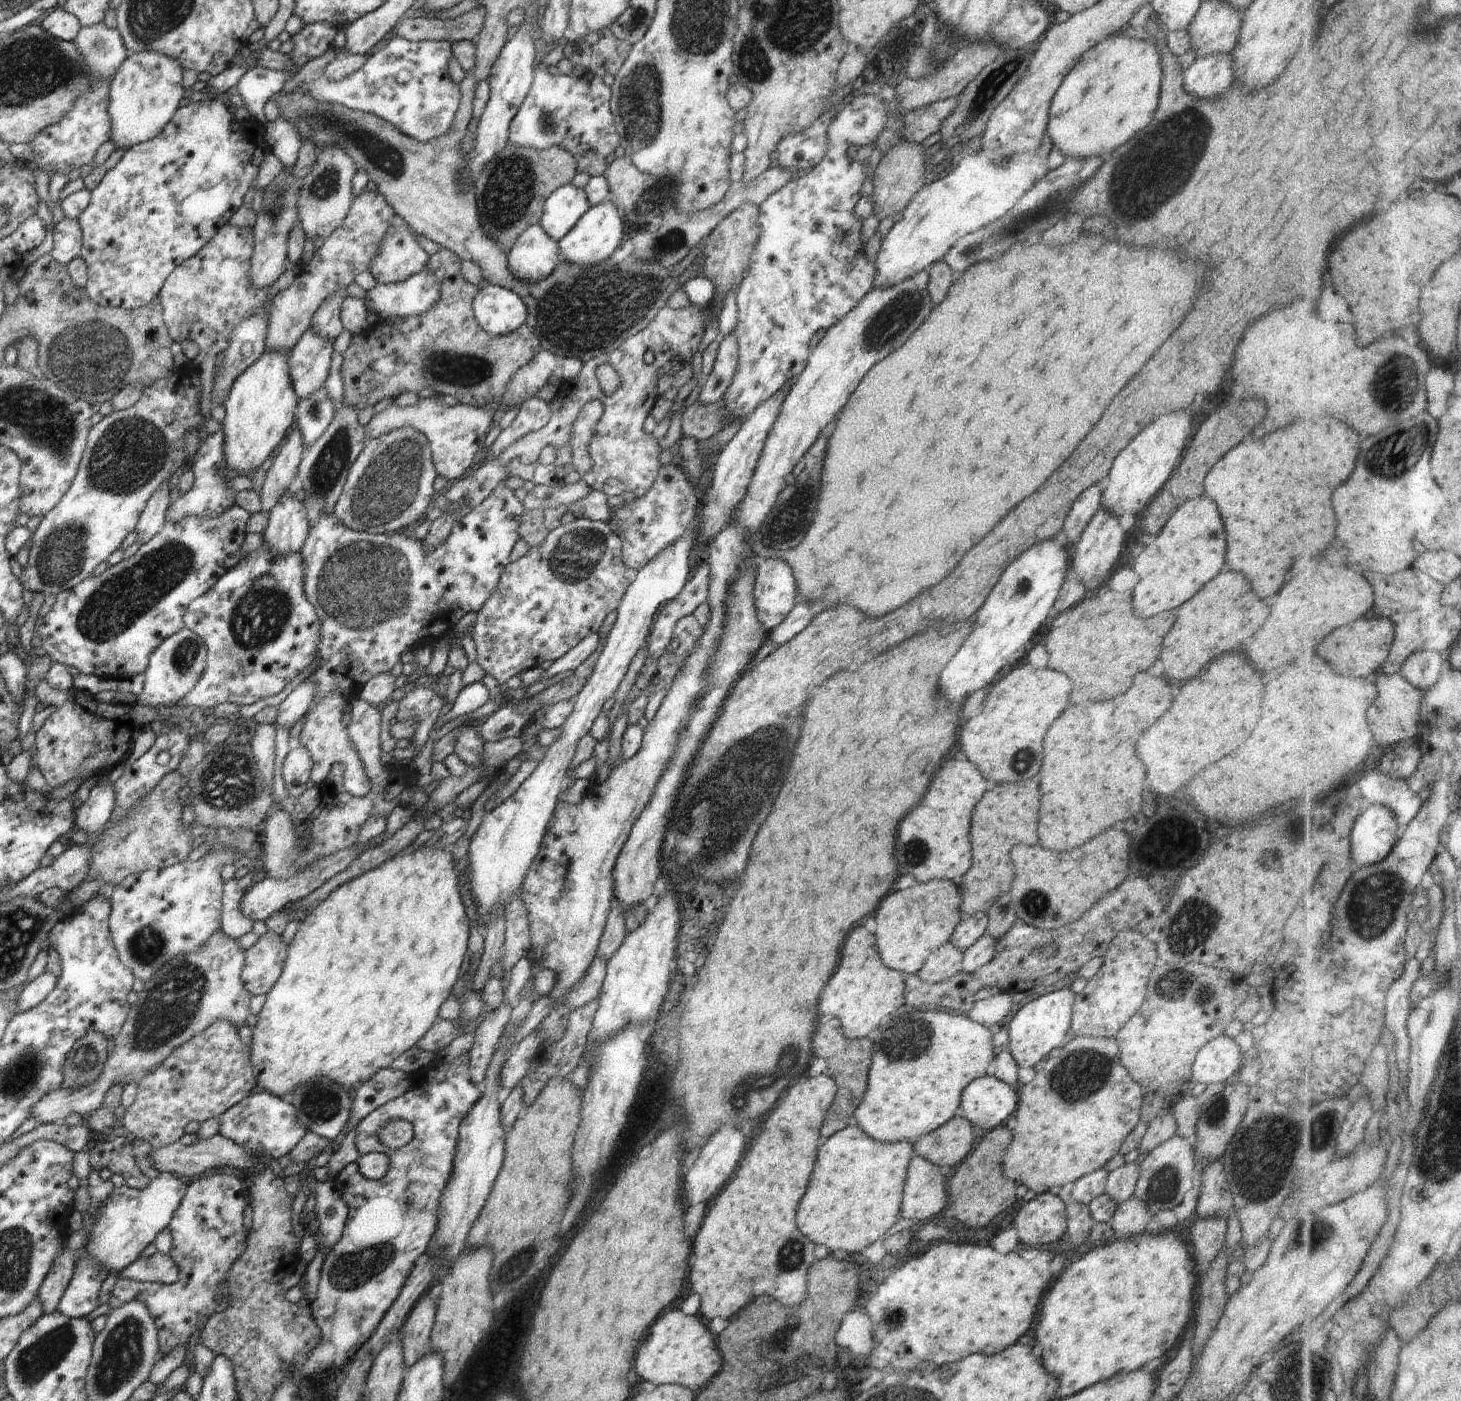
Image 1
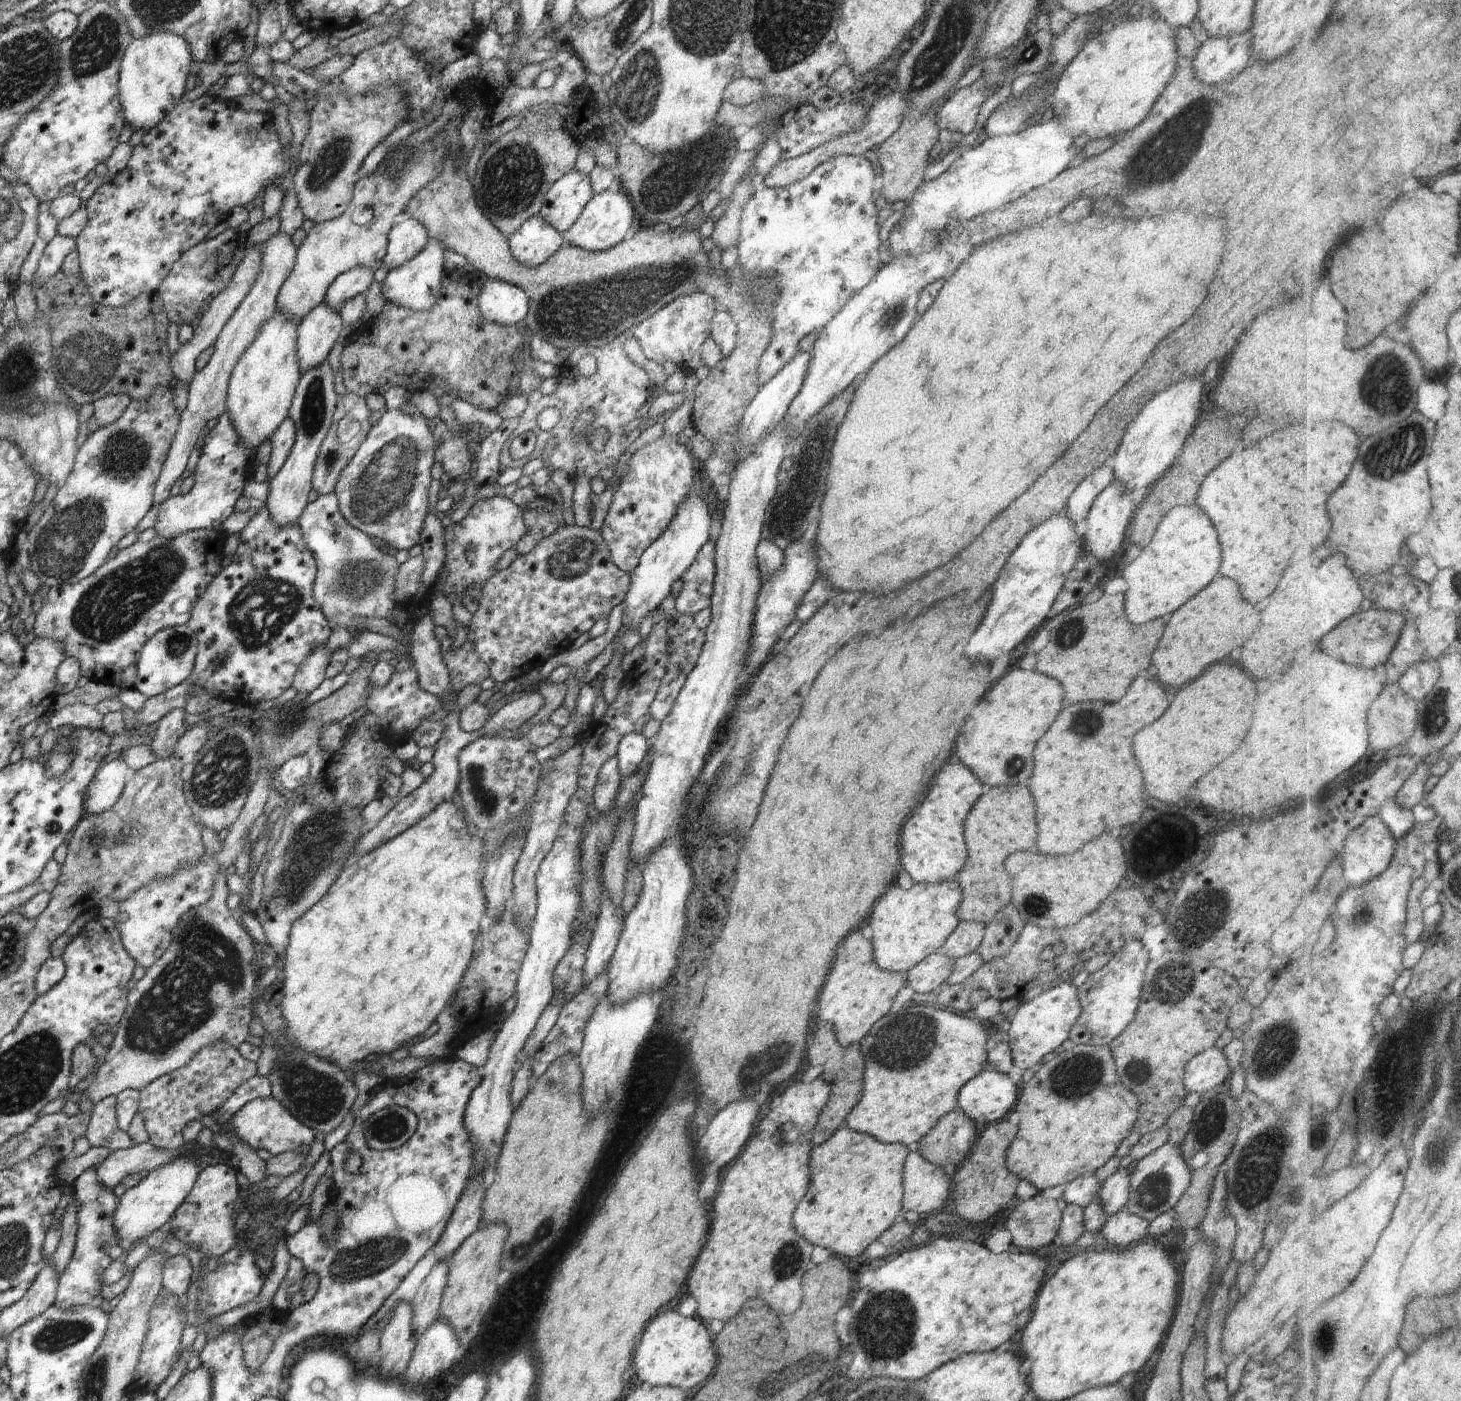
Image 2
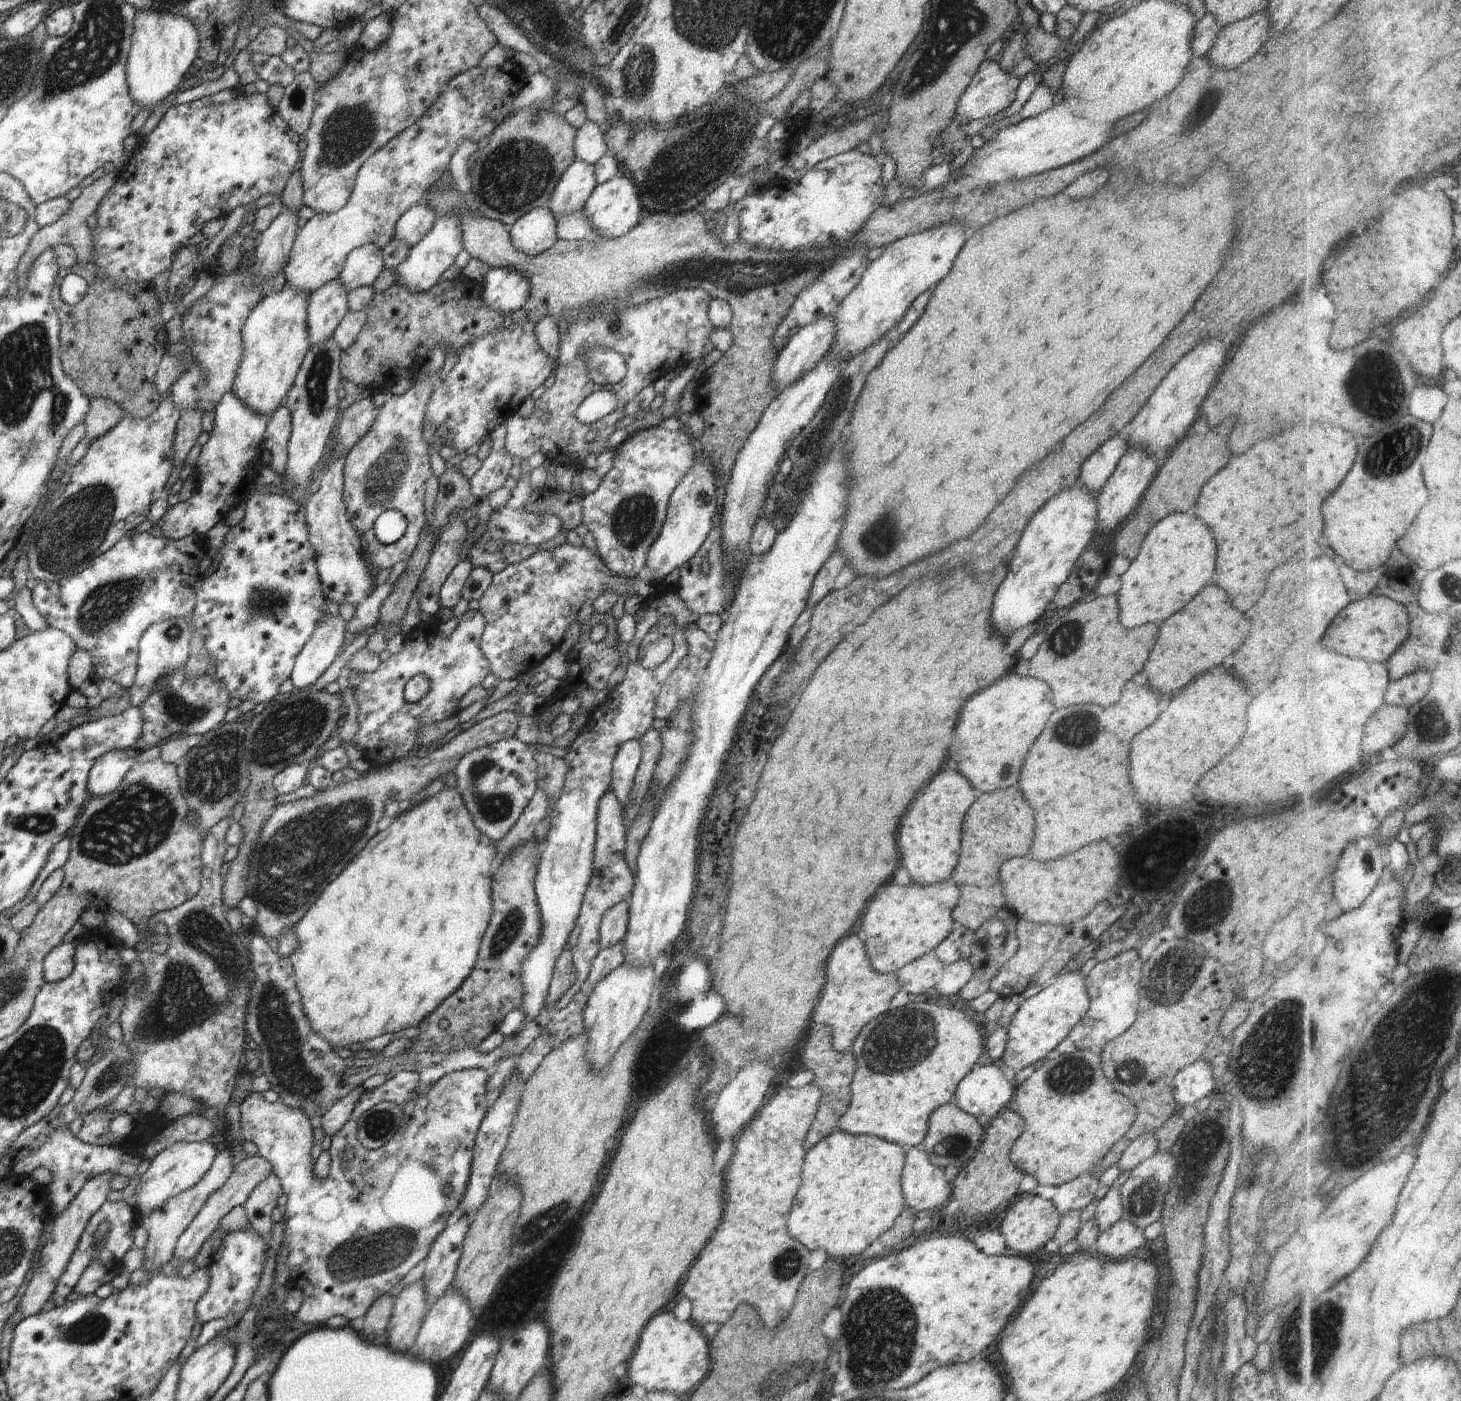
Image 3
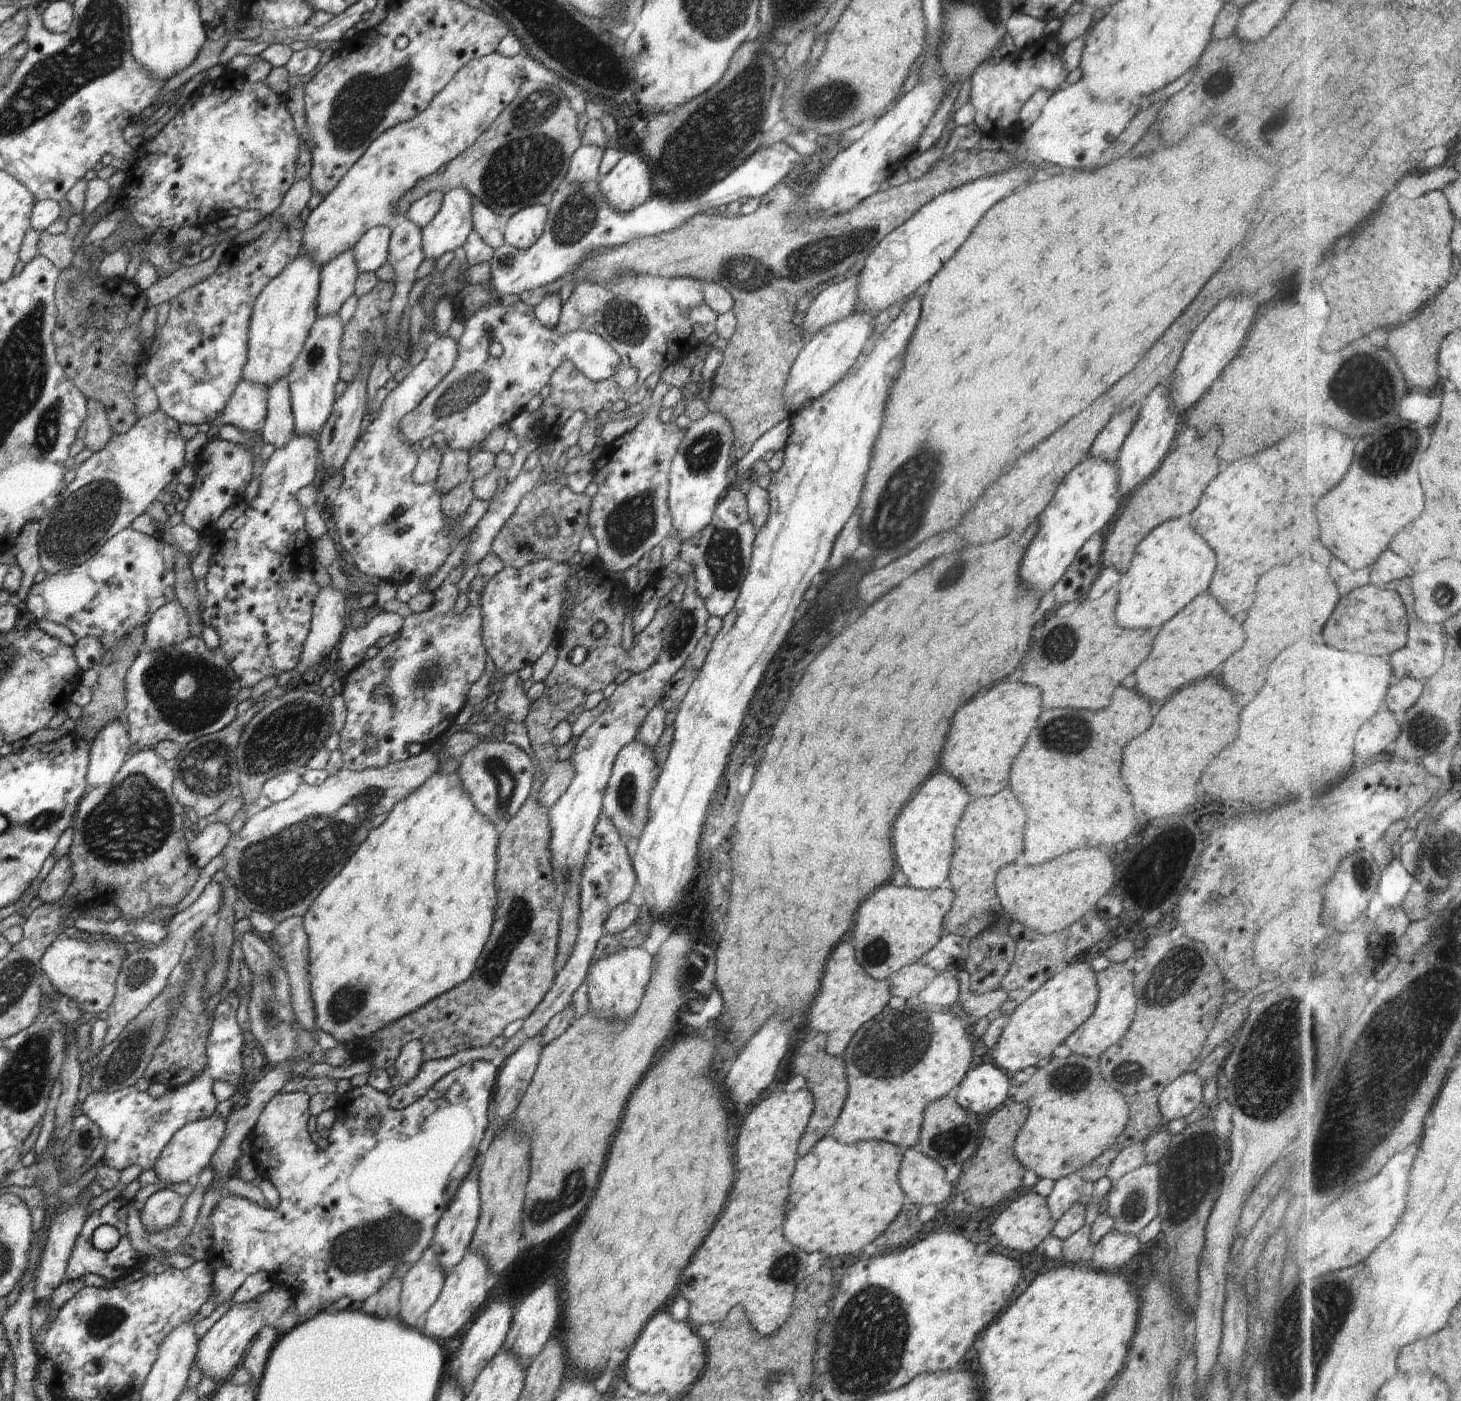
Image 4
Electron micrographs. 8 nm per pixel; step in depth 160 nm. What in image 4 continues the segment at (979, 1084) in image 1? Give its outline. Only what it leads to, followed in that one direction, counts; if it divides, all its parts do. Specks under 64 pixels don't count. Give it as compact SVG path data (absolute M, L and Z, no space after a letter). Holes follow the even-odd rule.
M980 1064L970 1069L953 1092L953 1097L965 1110L973 1114L988 1114L1004 1104L1012 1078L994 1064Z

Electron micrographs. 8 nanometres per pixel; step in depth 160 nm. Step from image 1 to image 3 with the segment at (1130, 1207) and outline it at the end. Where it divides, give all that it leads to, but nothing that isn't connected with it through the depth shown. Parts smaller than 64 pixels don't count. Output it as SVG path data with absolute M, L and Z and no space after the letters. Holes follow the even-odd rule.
M1120 1219L1112 1226L1099 1232L1097 1238L1097 1254L1110 1259L1126 1259L1138 1252L1140 1246L1146 1244L1143 1229L1129 1220Z

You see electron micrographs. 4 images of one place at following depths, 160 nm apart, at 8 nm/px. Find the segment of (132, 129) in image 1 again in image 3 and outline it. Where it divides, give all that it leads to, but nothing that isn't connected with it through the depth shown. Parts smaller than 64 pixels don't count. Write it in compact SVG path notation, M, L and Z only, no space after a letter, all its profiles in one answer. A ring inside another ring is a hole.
M149 9L146 12L136 12L134 31L128 41L126 84L132 102L138 106L138 111L156 109L178 89L178 84L198 57L200 36L196 26L178 14Z

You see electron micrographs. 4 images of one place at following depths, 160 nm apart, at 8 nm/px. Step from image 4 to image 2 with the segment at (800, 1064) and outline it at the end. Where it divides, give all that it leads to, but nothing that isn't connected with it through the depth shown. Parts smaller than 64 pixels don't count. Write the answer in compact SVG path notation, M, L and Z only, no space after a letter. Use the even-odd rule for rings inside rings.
M829 1023L826 1026L818 1026L818 1030L814 1030L814 1035L810 1038L807 1047L806 1059L810 1061L811 1067L822 1066L822 1080L830 1088L828 1103L824 1104L812 1134L812 1144L816 1146L829 1140L840 1128L846 1127L845 1121L848 1117L848 1112L860 1102L860 1098L862 1098L864 1060L858 1043L846 1047L840 1046Z

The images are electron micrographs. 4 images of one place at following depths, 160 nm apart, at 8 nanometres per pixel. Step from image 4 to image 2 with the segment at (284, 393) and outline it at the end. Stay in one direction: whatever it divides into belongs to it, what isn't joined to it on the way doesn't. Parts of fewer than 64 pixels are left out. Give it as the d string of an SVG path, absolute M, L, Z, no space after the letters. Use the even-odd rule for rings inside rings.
M289 416L284 418L284 422L278 426L278 430L270 436L272 452L268 462L268 482L280 472L284 462L288 459L288 454L294 445L296 430L294 422Z

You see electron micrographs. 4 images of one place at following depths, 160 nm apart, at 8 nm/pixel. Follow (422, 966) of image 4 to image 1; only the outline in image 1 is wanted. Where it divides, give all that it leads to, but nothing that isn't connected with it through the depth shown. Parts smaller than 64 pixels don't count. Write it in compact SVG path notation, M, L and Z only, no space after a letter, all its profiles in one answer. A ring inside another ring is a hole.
M445 838L437 844L437 848L422 846L409 854L400 852L399 855L392 857L378 868L339 886L314 910L306 913L304 921L287 946L288 956L282 974L272 990L268 991L266 1001L256 1016L257 1022L253 1027L251 1044L248 1048L258 1086L274 1096L287 1099L299 1086L326 1077L346 1090L354 1091L356 1085L368 1082L368 1079L372 1078L380 1069L388 1069L393 1060L404 1054L404 1051L414 1048L424 1038L424 1034L438 1019L440 1006L453 991L458 976L460 976L460 966L462 966L464 954L468 948L470 922L464 911L458 881L451 846Z

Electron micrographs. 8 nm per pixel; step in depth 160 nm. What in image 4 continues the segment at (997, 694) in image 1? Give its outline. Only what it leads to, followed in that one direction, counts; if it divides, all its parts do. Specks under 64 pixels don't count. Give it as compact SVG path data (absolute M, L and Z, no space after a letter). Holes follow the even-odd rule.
M1000 682L998 686L986 690L986 694L976 694L962 710L958 710L952 718L948 740L944 744L942 752L942 766L948 770L948 776L952 776L972 798L982 796L994 796L1000 790L1008 786L1008 774L1012 768L1012 762L1016 754L1022 750L1028 734L1036 726L1038 718L1042 714L1042 694L1036 686L1022 684L1022 682Z

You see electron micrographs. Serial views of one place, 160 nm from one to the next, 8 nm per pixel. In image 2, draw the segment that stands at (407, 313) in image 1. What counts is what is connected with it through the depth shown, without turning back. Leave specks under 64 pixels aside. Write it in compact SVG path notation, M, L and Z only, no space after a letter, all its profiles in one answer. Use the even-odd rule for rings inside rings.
M430 238L424 250L420 250L414 258L404 262L402 266L392 268L392 271L387 274L386 279L381 283L384 298L396 306L404 306L412 310L430 310L441 293L441 284L446 273L445 263L446 246L444 242L440 242L440 238Z

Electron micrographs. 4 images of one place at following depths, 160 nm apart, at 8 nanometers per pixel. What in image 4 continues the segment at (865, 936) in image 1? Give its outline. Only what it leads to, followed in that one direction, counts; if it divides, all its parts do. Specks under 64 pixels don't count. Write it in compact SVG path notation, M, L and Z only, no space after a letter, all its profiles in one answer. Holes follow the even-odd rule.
M838 944L826 962L825 974L819 992L807 1011L812 1034L822 1032L827 1036L826 1054L842 1057L852 1036L866 1022L883 1012L890 1002L890 983L888 980L874 980L856 962L854 948L850 944Z

